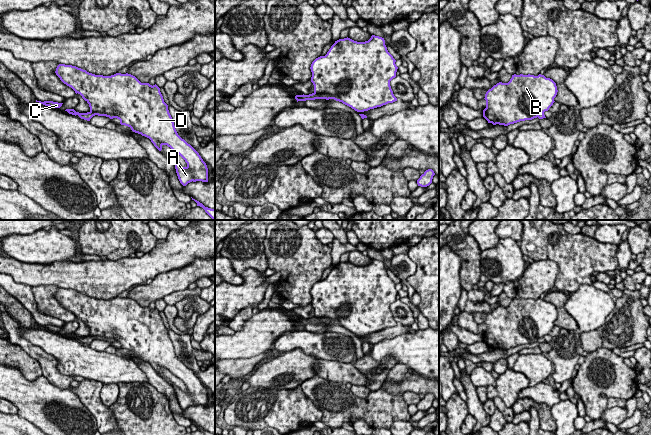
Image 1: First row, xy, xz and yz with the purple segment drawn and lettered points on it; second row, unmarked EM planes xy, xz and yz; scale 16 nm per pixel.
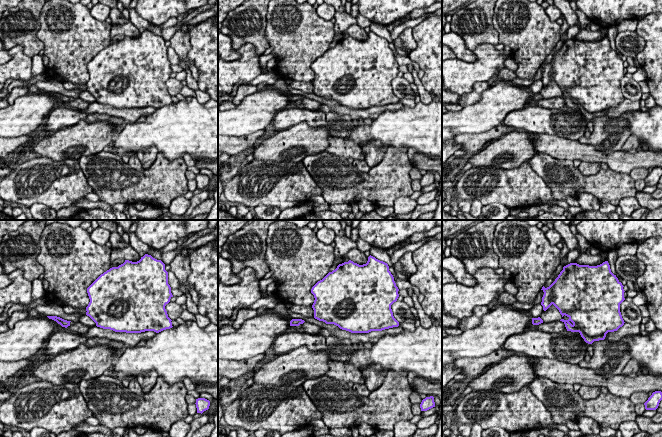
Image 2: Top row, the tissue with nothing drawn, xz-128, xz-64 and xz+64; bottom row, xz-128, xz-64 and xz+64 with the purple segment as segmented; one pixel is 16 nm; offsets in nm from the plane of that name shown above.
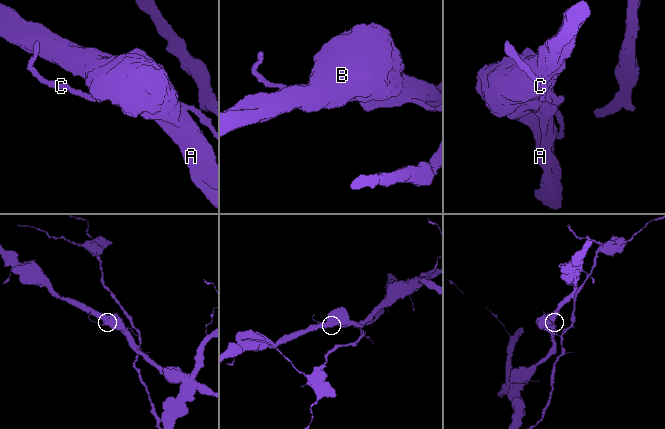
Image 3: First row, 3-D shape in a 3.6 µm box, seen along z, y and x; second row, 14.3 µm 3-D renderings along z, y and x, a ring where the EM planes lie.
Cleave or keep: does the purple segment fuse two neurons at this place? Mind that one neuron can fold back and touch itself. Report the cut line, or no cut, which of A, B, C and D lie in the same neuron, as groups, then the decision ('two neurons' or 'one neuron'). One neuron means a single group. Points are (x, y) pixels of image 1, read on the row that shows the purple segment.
cut xz (314, 92), (337, 95), (341, 101); groups A B D / C; two neurons

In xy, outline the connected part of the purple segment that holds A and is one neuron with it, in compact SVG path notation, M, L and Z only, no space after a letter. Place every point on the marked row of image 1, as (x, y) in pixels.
M59 64L55 73L64 84L71 87L76 94L78 93L82 96L82 98L89 104L90 112L114 114L116 118L120 120L121 125L128 126L133 132L149 138L159 151L162 150L163 145L167 145L174 152L178 153L187 163L186 167L180 166L171 158L168 159L175 165L178 179L183 186L186 186L192 181L208 182L208 168L206 163L203 161L199 153L178 135L173 119L169 113L168 105L164 102L160 88L156 84L152 86L149 83L141 83L135 76L128 73L116 73L111 76L95 75L76 66L65 64Z

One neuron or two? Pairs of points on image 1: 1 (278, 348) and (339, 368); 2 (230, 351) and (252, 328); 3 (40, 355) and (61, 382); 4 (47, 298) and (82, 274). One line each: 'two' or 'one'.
1: two
2: one
3: one
4: two

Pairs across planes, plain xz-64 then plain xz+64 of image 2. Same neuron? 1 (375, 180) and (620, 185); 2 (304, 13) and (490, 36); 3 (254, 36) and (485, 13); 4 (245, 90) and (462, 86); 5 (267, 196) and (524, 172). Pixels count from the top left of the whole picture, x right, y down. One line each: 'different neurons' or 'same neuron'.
1: same neuron
2: different neurons
3: same neuron
4: different neurons
5: same neuron

